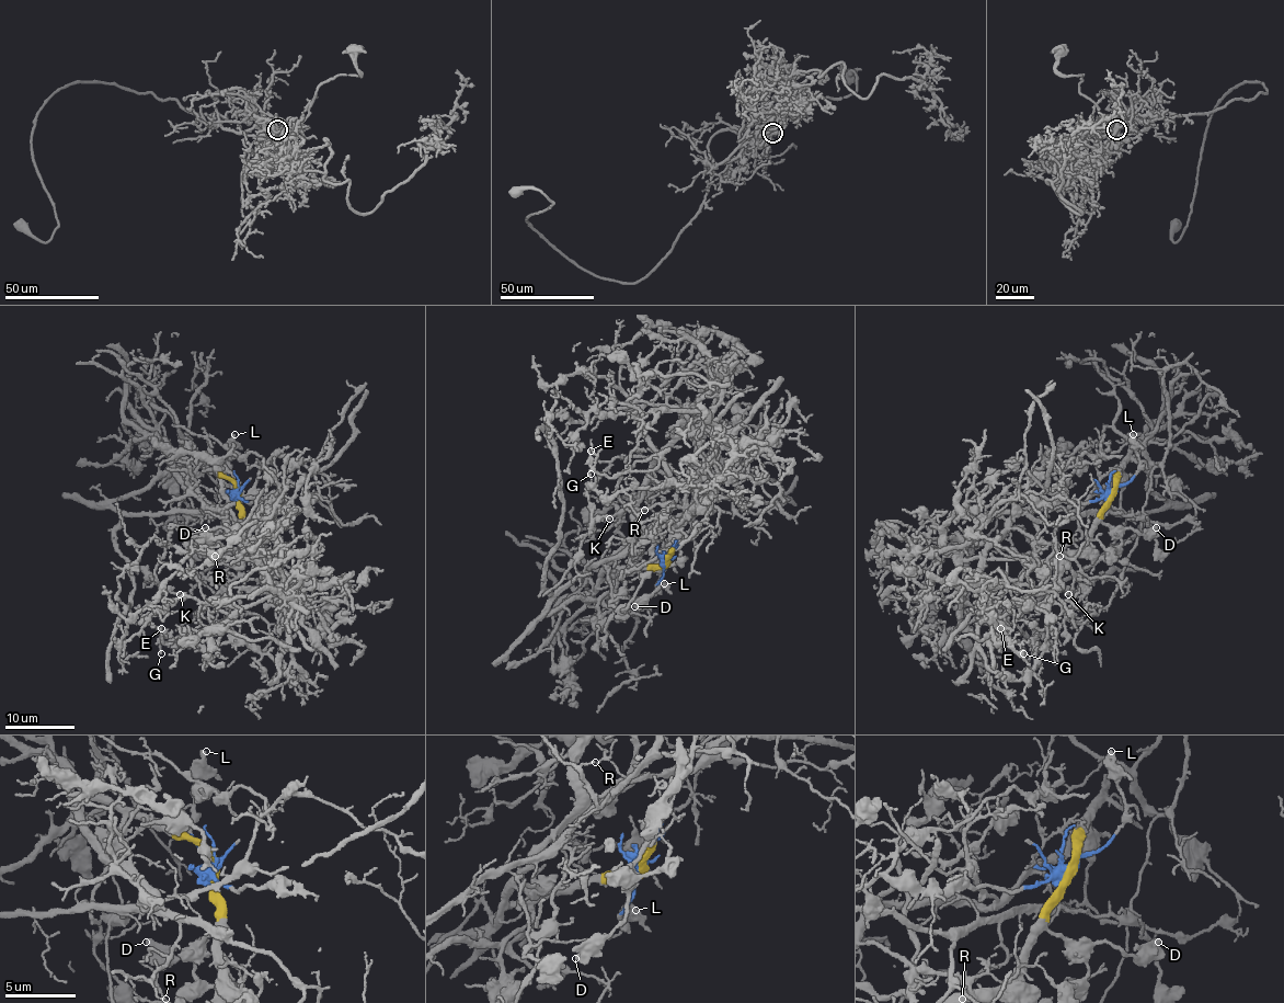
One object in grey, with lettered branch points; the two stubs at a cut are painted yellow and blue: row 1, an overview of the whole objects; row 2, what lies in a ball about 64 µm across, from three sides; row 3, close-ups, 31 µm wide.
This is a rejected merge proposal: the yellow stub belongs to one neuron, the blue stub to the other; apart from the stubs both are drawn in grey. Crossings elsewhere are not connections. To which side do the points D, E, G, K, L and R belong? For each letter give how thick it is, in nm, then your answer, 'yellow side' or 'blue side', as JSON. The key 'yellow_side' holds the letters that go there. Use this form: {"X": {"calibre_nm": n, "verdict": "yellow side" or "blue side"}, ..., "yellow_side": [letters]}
{"D": {"calibre_nm": 420, "verdict": "yellow side"}, "E": {"calibre_nm": 160, "verdict": "yellow side"}, "G": {"calibre_nm": 160, "verdict": "yellow side"}, "K": {"calibre_nm": 200, "verdict": "blue side"}, "L": {"calibre_nm": 380, "verdict": "blue side"}, "R": {"calibre_nm": 80, "verdict": "yellow side"}, "yellow_side": ["D", "E", "G", "R"]}

